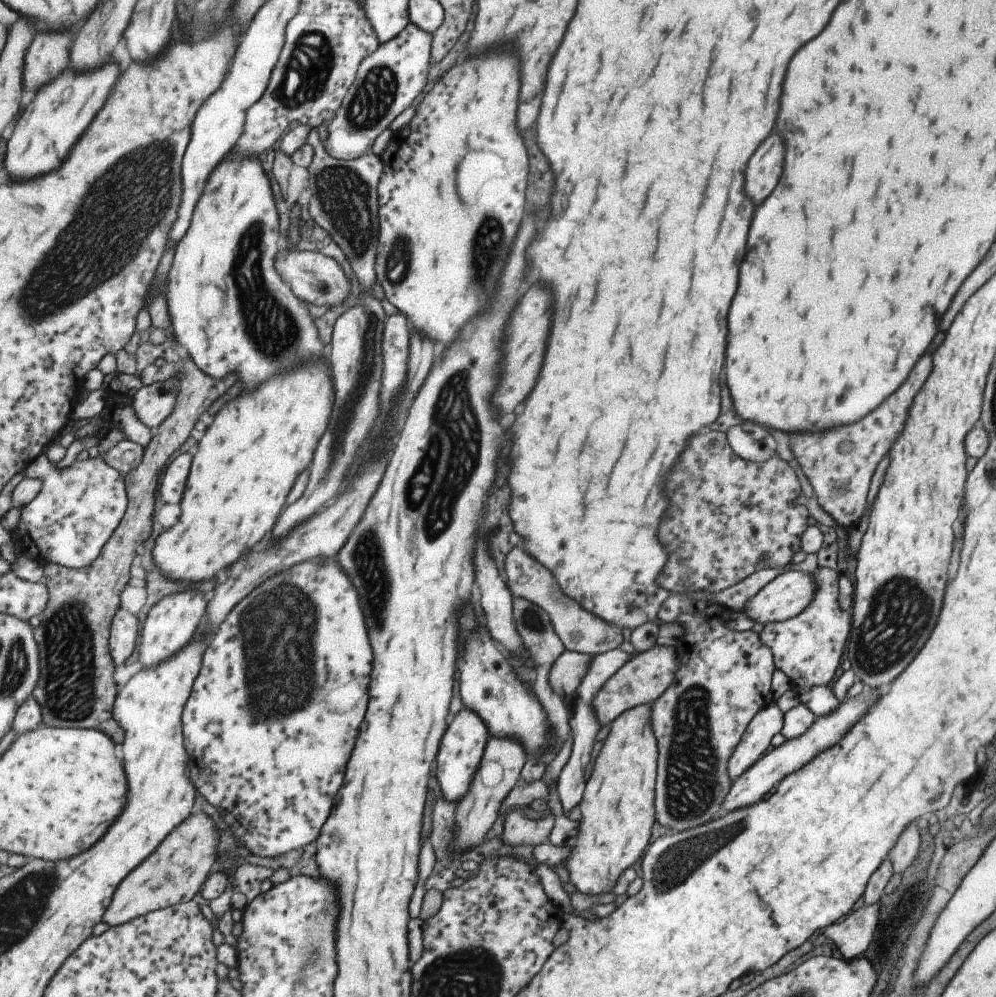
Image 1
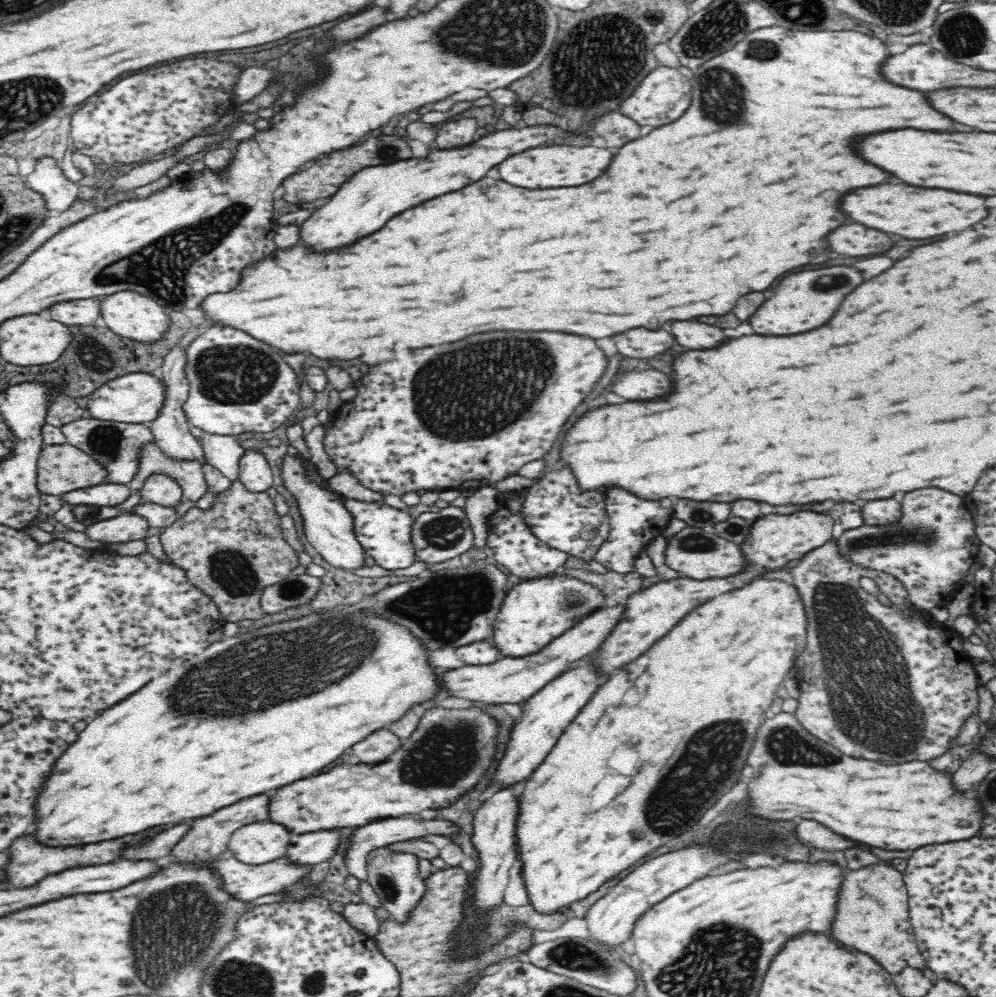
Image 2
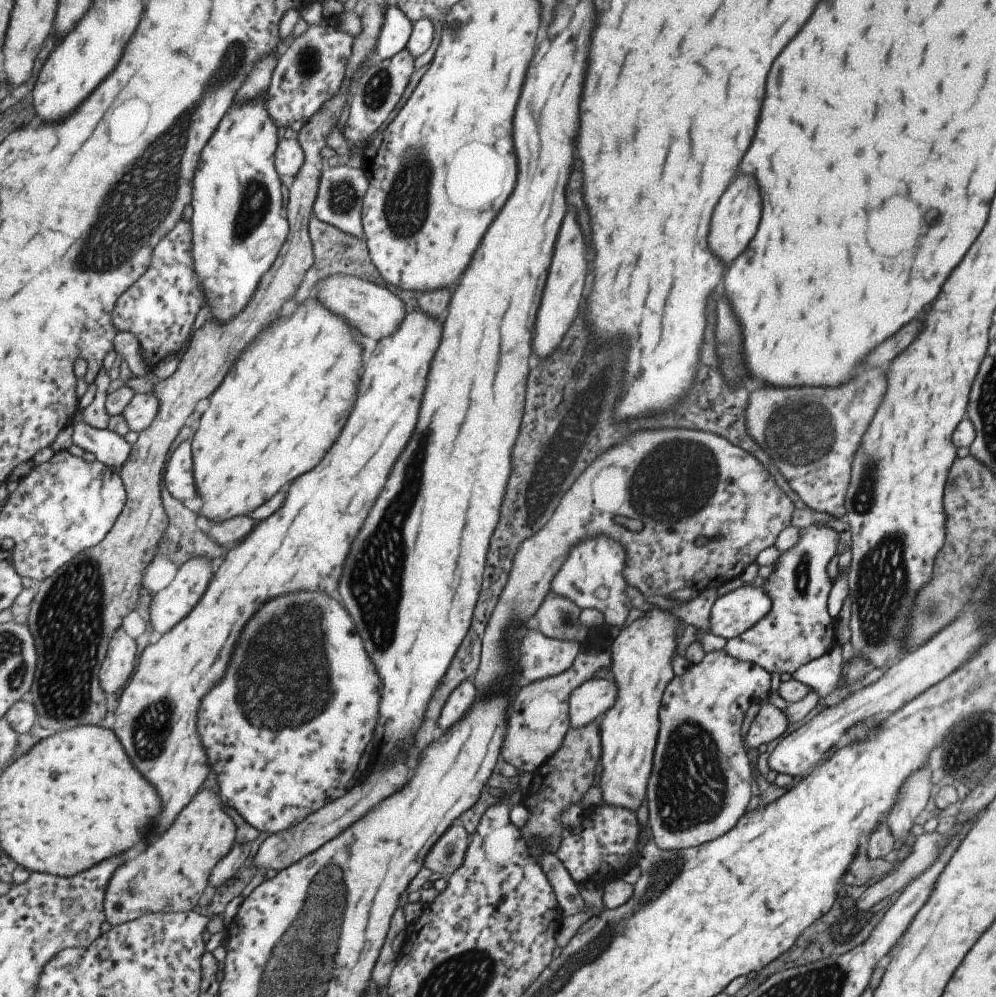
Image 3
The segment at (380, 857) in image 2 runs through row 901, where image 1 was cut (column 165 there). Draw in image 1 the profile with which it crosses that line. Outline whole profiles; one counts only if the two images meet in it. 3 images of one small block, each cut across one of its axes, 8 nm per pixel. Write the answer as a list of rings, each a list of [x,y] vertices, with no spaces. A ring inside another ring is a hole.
[[[167,380],[157,382],[153,386],[145,386],[135,394],[135,408],[137,414],[157,430],[177,408],[179,394],[181,394],[181,380]]]

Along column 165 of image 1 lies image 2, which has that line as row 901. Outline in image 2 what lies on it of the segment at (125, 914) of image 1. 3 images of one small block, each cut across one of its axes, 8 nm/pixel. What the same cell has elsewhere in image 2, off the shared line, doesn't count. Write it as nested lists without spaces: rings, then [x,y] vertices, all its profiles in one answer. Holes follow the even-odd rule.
[[[882,860],[860,870],[850,870],[842,884],[838,902],[838,920],[834,922],[830,936],[838,942],[852,946],[864,954],[870,954],[892,976],[900,976],[906,968],[924,972],[926,958],[922,956],[916,934],[910,922],[910,894],[904,882],[904,874],[898,872],[890,860]]]

